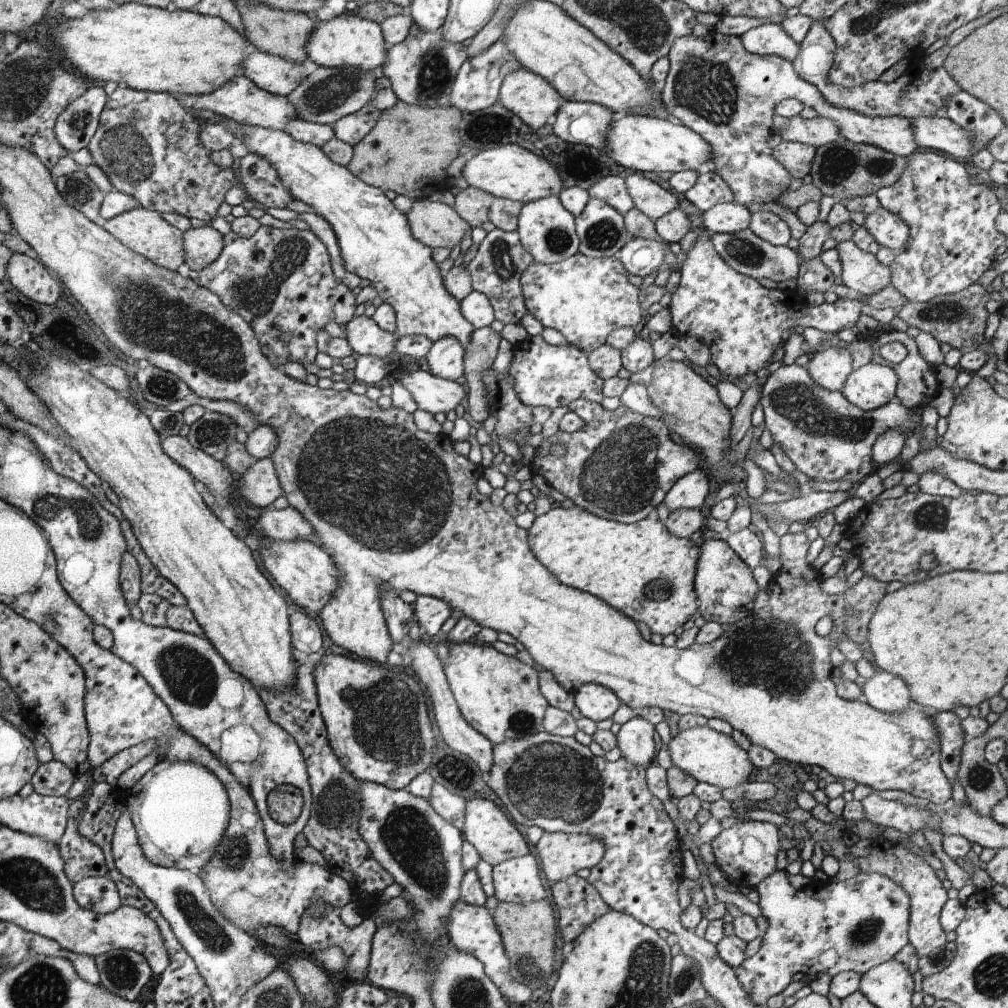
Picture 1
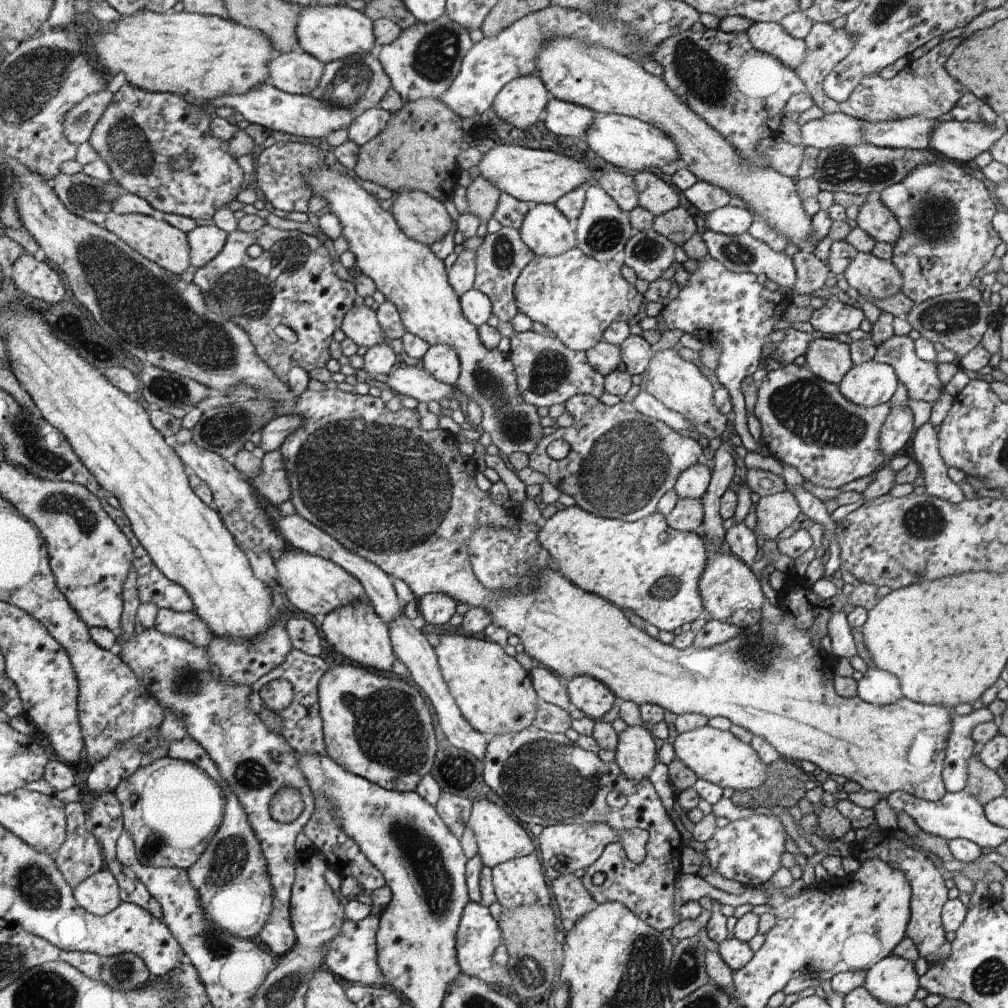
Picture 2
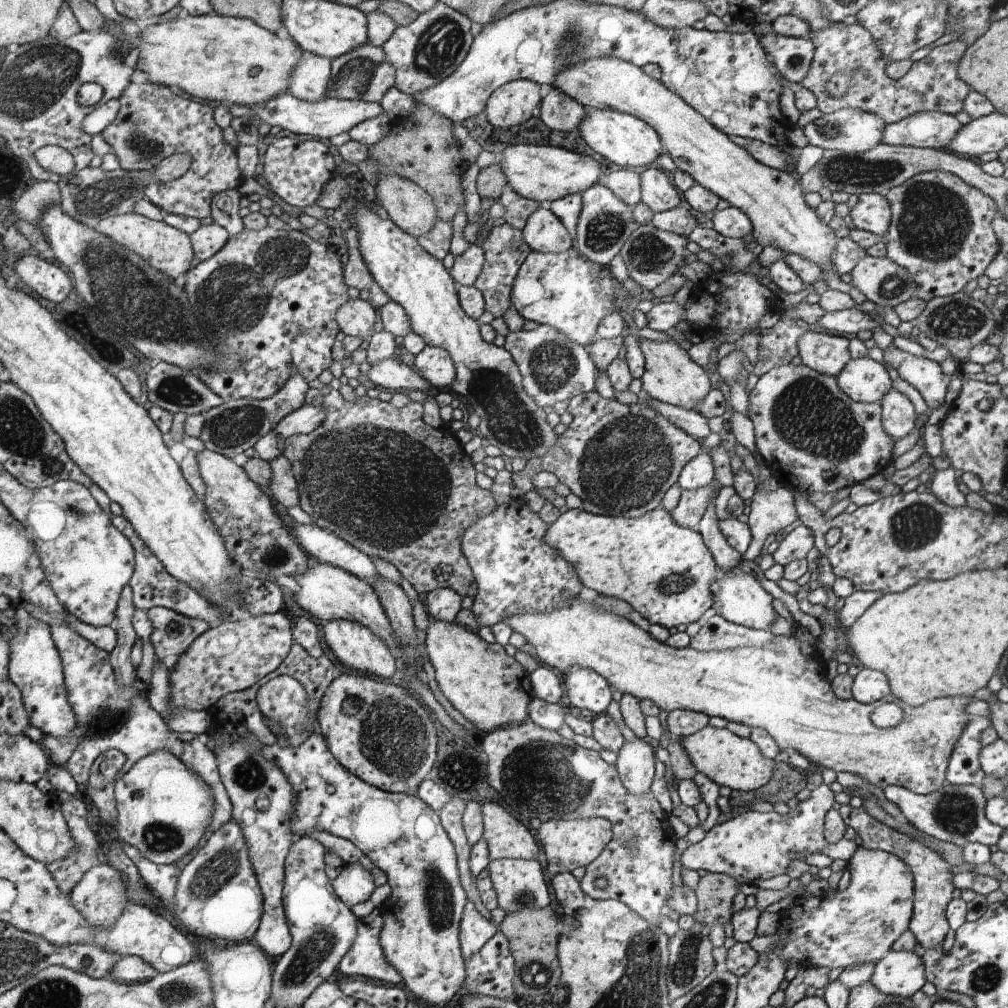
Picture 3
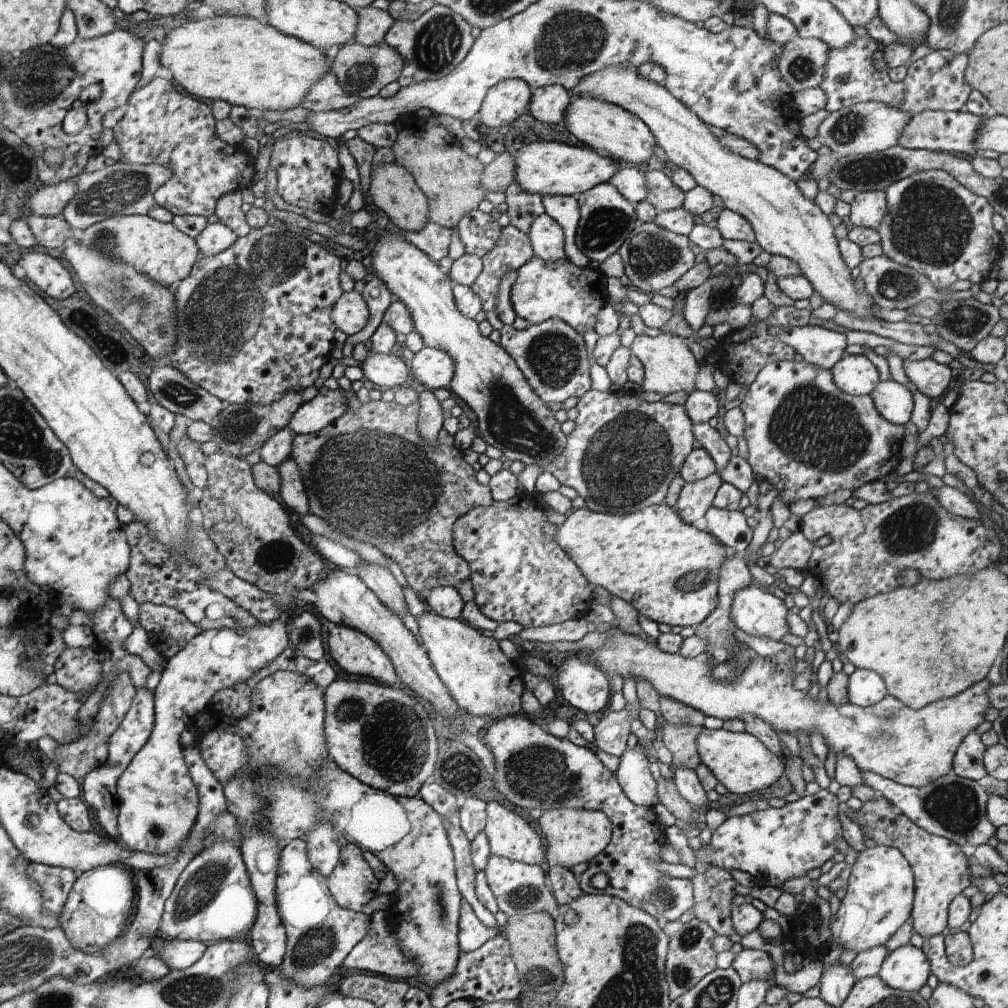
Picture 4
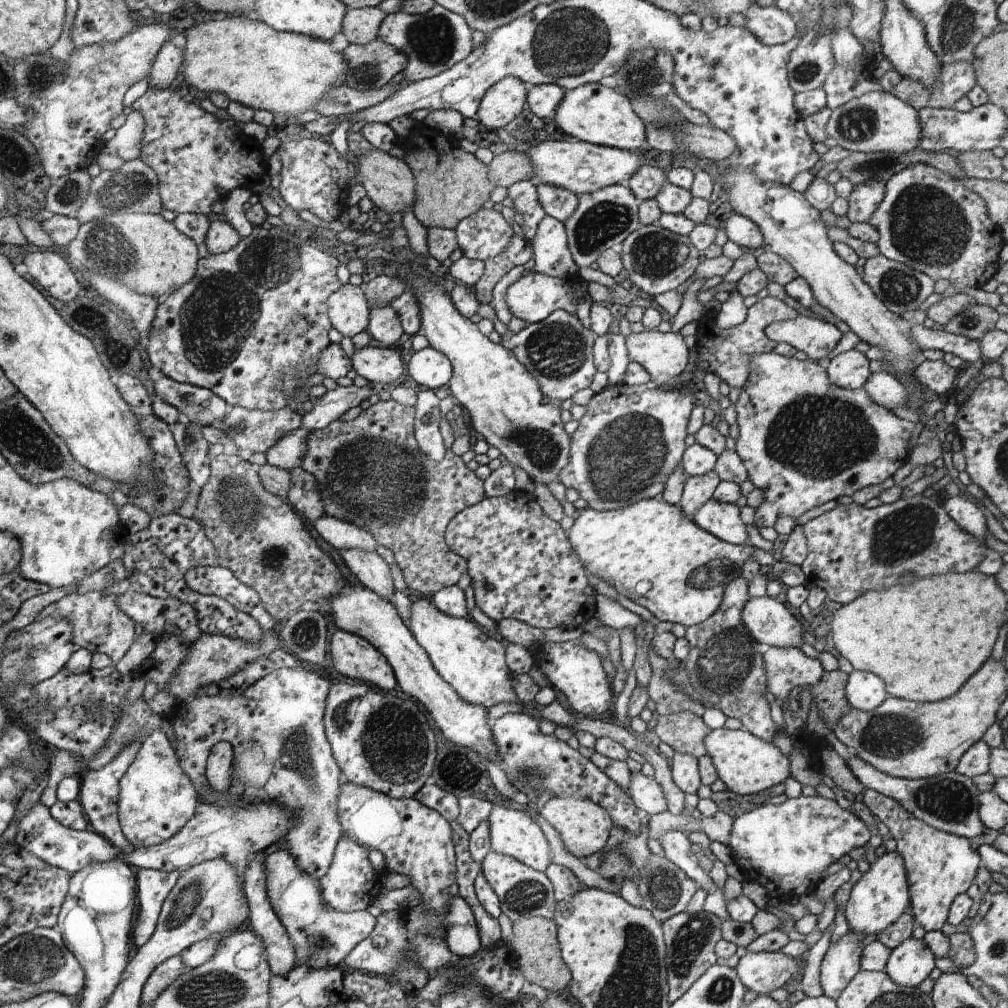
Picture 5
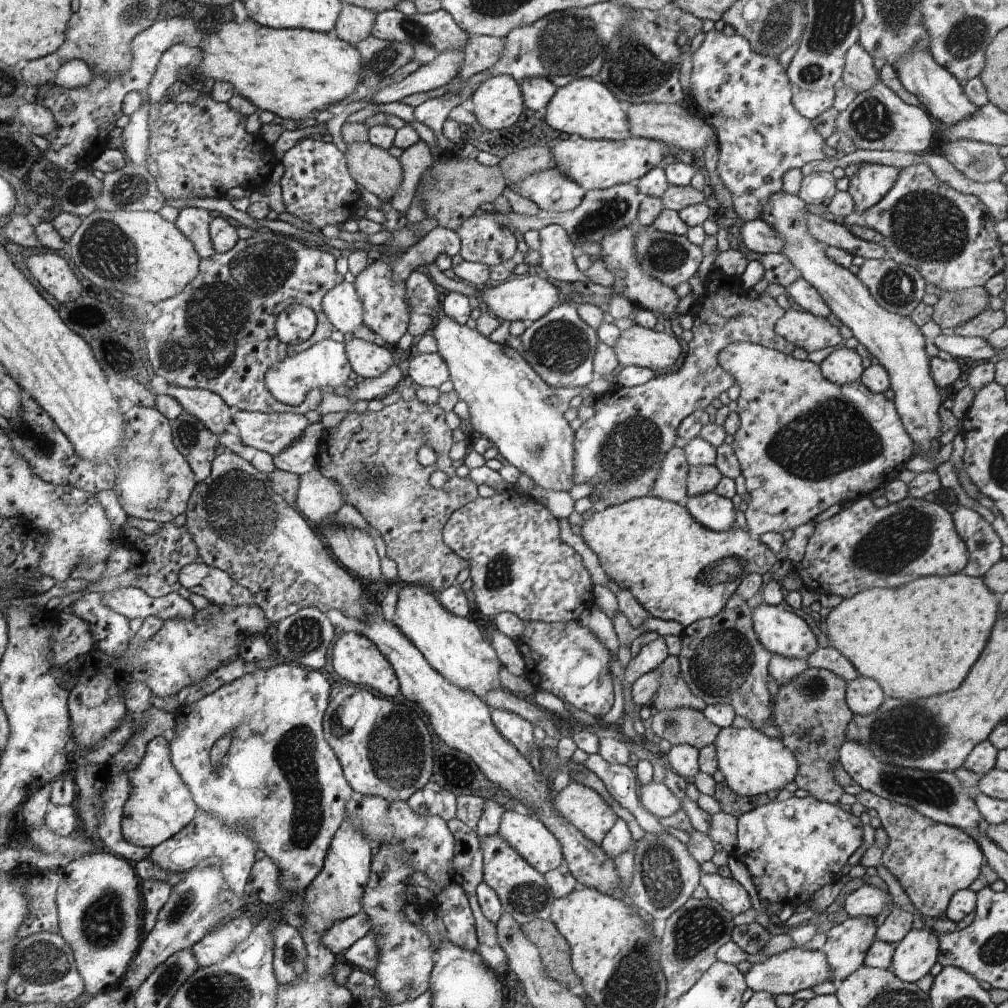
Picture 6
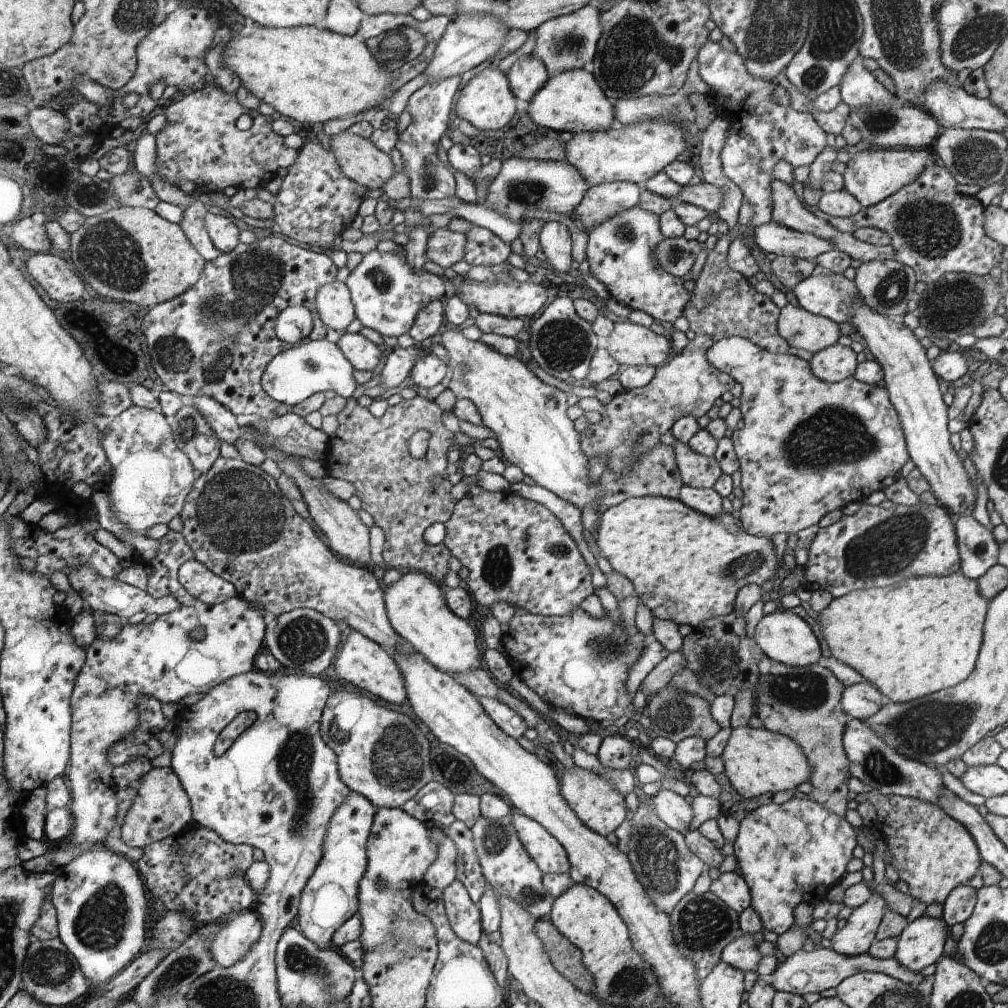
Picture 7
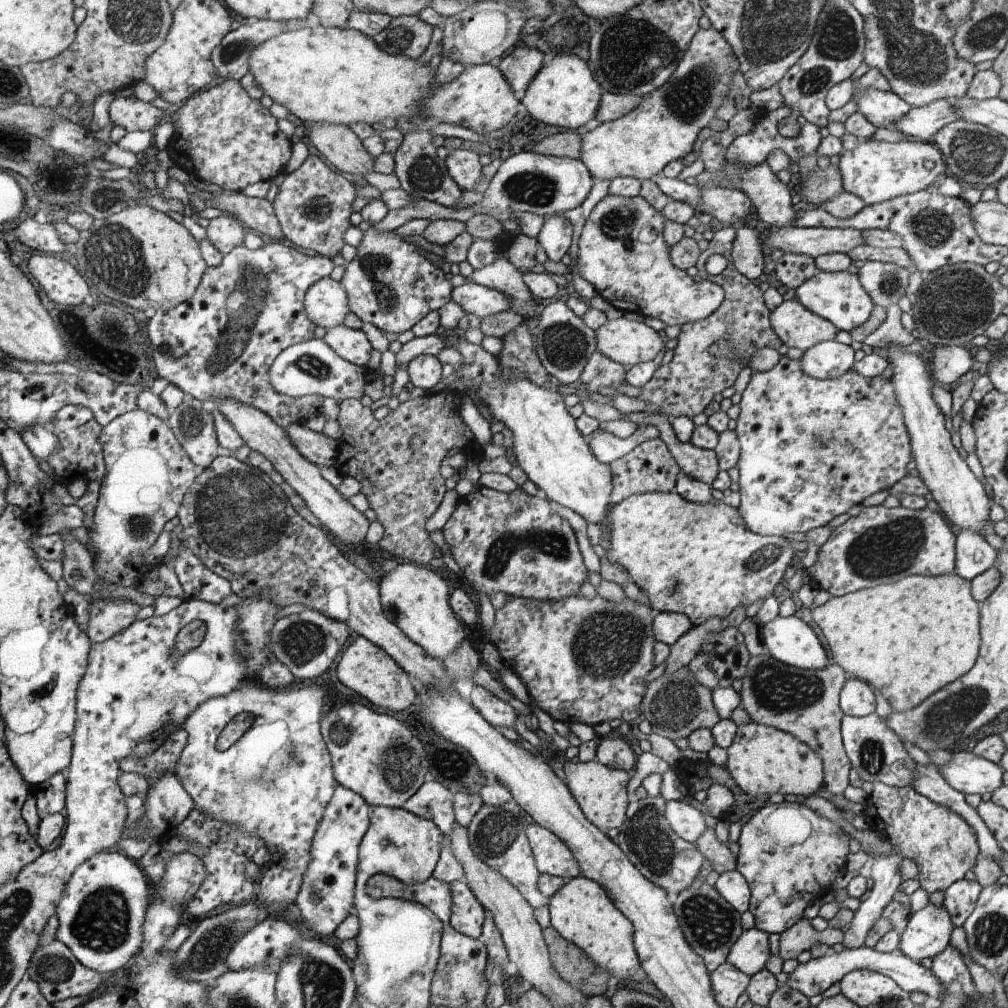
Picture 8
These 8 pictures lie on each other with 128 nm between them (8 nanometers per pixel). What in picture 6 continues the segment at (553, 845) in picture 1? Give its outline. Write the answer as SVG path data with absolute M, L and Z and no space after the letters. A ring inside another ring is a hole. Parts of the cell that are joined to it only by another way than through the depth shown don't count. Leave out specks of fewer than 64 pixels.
M574 780L553 794L552 805L564 820L574 824L594 844L601 844L614 822L618 822L612 807L596 790Z

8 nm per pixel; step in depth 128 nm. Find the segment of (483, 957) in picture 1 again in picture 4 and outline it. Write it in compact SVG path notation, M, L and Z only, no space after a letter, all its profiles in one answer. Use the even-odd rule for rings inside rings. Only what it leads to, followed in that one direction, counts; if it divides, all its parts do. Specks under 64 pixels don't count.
M468 902L461 905L461 918L458 920L458 948L461 953L477 951L490 938L494 938L501 929L494 930L482 924L478 915Z

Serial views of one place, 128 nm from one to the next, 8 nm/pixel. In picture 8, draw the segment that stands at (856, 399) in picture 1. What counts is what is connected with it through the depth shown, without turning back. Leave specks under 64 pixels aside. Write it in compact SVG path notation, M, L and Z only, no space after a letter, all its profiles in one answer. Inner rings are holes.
M835 339L820 342L802 354L800 368L804 374L817 379L838 378L853 368L854 352L850 345Z

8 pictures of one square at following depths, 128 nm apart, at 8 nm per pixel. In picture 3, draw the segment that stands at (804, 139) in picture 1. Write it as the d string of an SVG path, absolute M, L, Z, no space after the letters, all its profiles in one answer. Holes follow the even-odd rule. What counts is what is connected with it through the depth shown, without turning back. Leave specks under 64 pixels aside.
M844 108L833 113L823 114L816 122L808 124L803 132L810 145L824 149L843 150L844 152L866 152L866 150L882 143L882 134L884 134L886 125L887 123L884 120L880 120L866 110Z

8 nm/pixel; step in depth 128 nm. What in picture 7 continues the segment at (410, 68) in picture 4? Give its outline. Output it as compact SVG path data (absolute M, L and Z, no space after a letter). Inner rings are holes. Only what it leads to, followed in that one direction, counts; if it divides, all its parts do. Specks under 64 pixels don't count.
M380 13L378 15L365 15L362 18L358 34L366 41L369 38L380 36L388 31L394 31L402 27L412 27L418 32L424 34L427 42L438 42L446 30L446 26L450 24L452 18L446 18L442 15L433 15L426 22L420 22L412 15Z

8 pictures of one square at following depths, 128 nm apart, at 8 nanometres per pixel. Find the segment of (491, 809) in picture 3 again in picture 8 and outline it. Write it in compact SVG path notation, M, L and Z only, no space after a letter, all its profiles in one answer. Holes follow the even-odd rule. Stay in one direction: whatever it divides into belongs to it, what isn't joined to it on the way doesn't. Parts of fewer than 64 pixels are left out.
M536 822L526 828L526 833L533 846L538 872L567 880L581 875L577 858L560 837Z

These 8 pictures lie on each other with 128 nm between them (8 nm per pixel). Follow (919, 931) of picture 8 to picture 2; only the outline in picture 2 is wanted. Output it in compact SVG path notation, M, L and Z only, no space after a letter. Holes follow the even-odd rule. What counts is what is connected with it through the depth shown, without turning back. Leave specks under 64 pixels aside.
M892 954L866 971L863 987L884 1004L904 1006L921 987L919 978L914 962Z

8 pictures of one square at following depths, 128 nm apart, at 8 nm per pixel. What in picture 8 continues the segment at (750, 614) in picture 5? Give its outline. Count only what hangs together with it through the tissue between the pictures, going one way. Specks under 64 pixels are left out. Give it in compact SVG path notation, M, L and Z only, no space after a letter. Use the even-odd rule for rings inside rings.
M792 615L777 616L760 627L764 650L773 660L804 670L828 666L826 652L814 630L802 619Z

